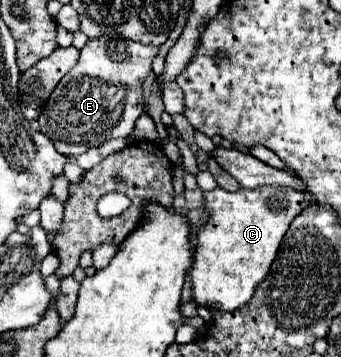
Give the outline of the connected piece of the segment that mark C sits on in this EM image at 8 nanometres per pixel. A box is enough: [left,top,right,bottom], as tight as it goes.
[191,186,311,310]

